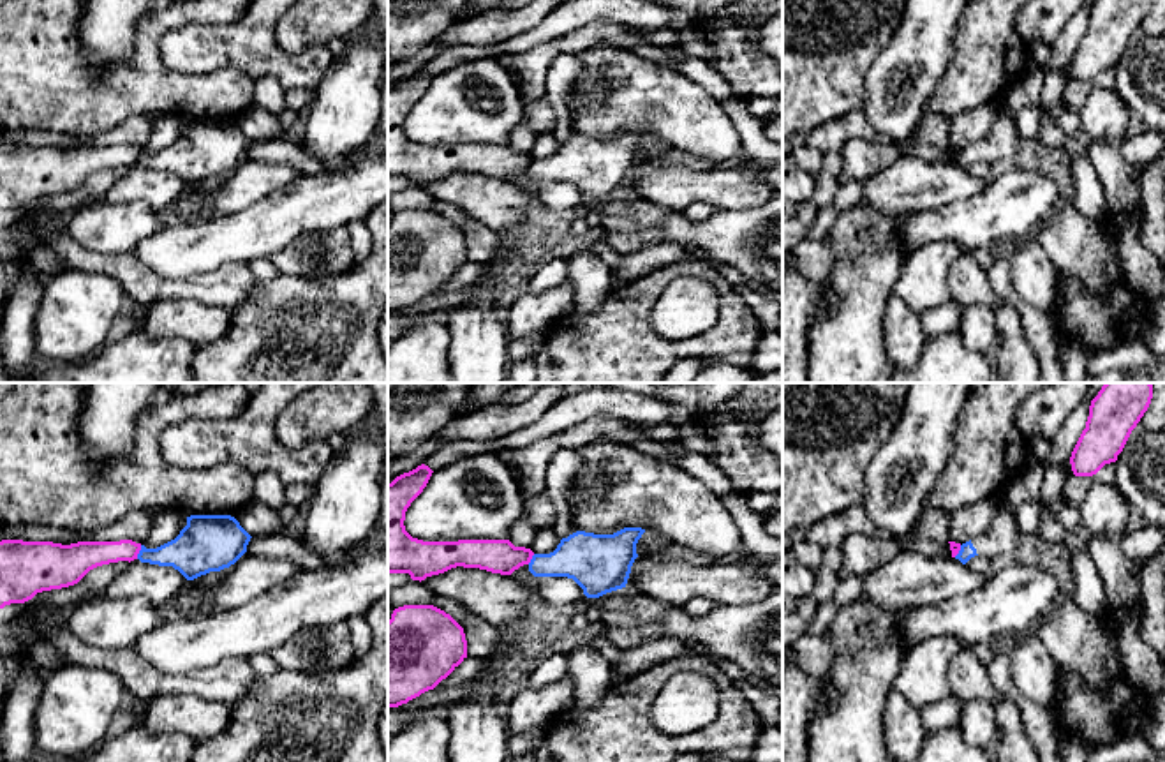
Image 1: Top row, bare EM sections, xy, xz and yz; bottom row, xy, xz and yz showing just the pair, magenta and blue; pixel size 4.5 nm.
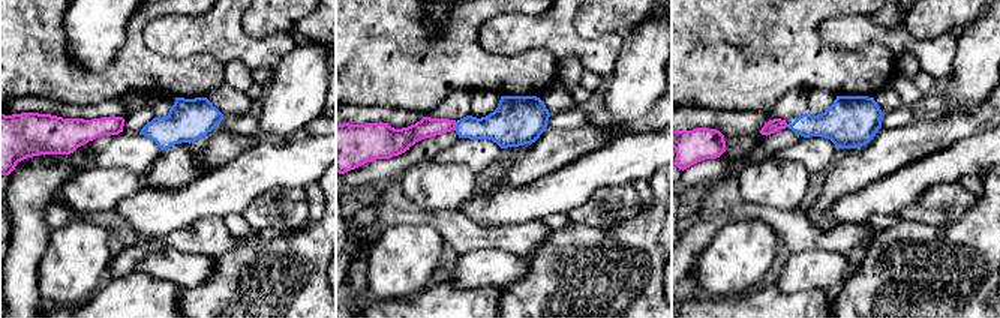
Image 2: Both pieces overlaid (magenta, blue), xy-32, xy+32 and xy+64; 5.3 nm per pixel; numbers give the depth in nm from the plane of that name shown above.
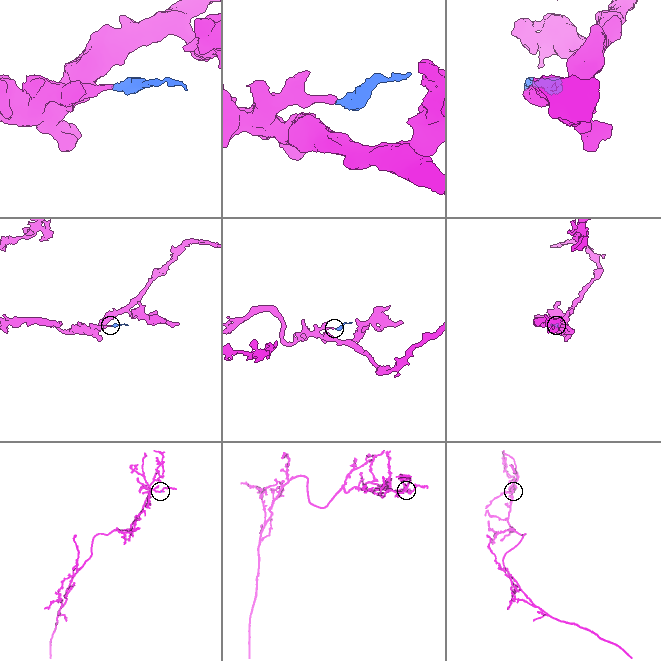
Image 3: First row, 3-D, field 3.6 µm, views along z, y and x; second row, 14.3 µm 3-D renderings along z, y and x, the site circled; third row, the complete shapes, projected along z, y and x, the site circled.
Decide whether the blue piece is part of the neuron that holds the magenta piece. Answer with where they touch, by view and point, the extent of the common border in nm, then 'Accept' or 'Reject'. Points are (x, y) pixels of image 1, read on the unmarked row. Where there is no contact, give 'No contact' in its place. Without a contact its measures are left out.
Touches magenta at xy (138, 157). Shared border 70 nm. Reject

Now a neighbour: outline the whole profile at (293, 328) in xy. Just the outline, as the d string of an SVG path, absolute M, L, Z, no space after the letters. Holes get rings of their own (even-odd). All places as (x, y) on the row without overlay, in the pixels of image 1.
M388 201L365 217L372 252L363 263L321 279L282 273L270 282L257 280L250 296L231 309L229 333L199 346L194 383L388 383L388 360L379 346L379 321L388 305Z

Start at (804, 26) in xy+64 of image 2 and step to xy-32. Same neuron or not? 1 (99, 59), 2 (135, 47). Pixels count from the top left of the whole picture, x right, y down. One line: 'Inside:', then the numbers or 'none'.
Inside: 2

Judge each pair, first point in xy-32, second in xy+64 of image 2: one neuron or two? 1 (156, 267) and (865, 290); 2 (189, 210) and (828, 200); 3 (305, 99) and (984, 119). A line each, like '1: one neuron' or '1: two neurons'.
1: two neurons
2: two neurons
3: two neurons

